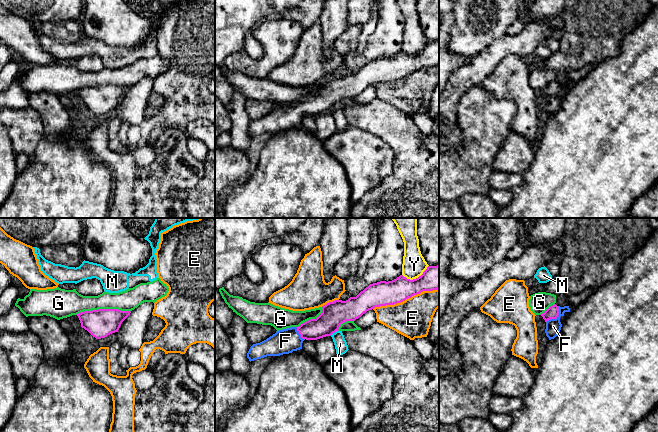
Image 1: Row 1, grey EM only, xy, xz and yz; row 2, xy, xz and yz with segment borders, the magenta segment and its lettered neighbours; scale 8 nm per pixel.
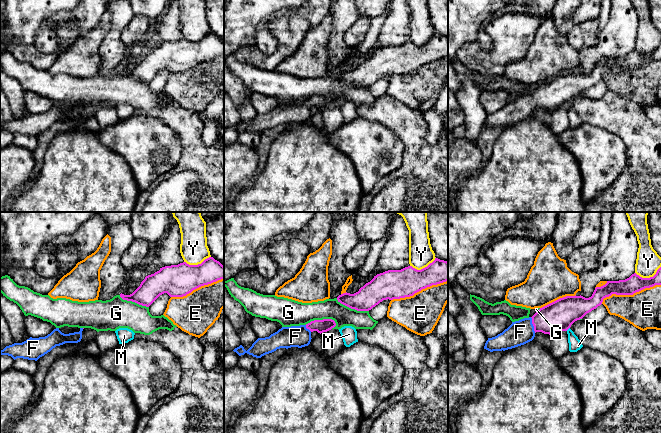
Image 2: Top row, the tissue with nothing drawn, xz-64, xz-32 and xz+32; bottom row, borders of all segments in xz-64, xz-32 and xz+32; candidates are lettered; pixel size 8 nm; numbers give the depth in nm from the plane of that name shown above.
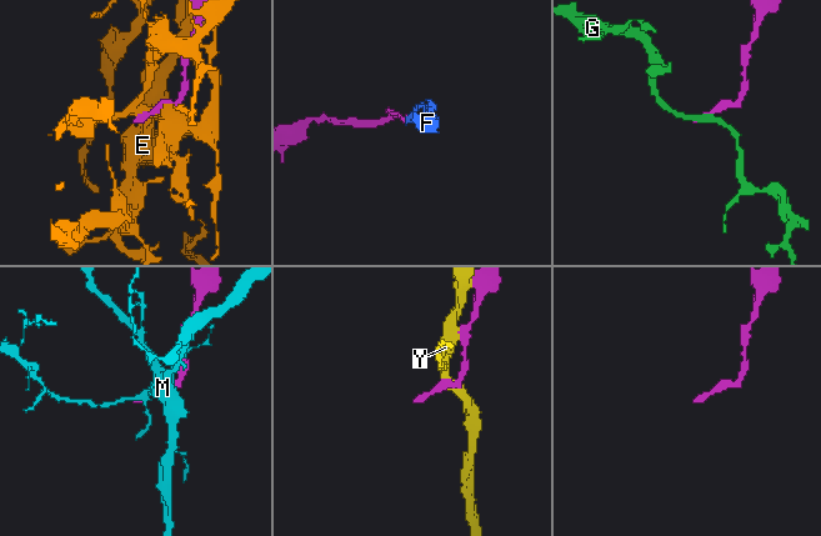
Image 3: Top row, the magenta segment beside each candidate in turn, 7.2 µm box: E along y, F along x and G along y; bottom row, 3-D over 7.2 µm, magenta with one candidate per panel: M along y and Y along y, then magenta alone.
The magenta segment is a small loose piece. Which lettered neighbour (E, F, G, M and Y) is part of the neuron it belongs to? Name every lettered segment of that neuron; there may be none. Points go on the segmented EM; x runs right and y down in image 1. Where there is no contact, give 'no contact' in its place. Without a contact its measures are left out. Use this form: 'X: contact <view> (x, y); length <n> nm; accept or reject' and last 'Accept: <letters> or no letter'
E: contact xz (405, 299); length 550 nm; reject
F: contact yz (556, 317); length 170 nm; accept
G: contact xy (103, 309); length 440 nm; reject
M: contact xz (333, 332); length 80 nm; reject
Y: contact xz (416, 278); length 240 nm; reject
Accept: F

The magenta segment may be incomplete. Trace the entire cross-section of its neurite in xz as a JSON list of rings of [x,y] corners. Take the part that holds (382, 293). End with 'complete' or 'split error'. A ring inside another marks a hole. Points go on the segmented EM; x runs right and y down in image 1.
[[[439,265],[428,266],[421,276],[410,280],[400,275],[392,281],[370,284],[356,297],[346,301],[335,300],[322,306],[322,313],[299,327],[276,331],[266,340],[253,344],[248,353],[249,361],[267,356],[280,356],[302,349],[306,340],[317,340],[331,336],[342,323],[355,321],[375,307],[401,303],[423,291],[439,289]]] | split error

